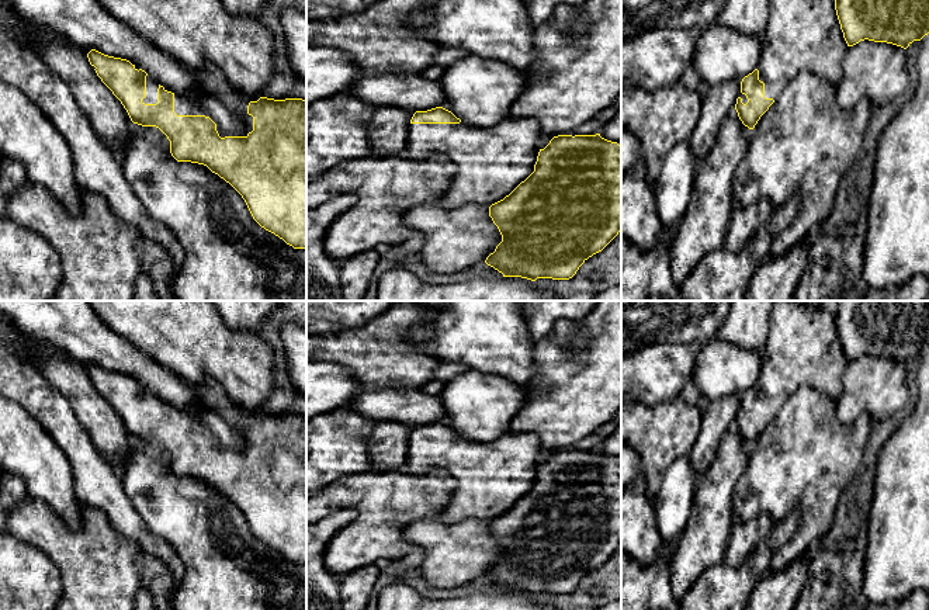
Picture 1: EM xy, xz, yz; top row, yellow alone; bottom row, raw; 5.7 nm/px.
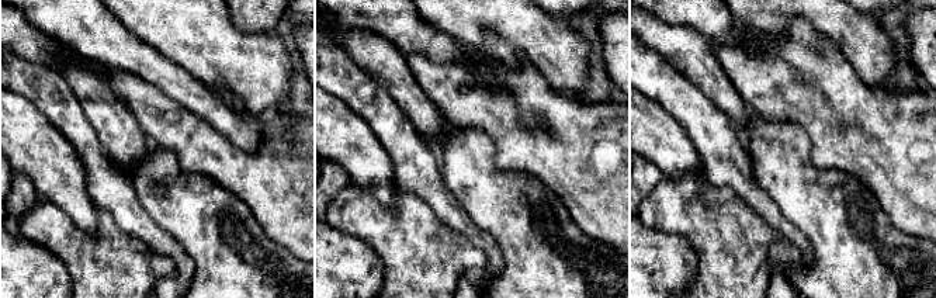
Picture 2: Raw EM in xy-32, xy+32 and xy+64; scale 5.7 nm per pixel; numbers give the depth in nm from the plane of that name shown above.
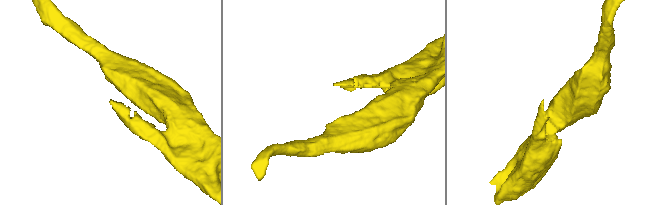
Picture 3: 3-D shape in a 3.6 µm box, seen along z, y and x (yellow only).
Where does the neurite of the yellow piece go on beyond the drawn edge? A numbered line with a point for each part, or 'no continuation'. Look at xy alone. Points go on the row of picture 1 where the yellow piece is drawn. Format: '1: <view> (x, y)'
1: xy (152, 86)

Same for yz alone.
1: yz (803, 35)

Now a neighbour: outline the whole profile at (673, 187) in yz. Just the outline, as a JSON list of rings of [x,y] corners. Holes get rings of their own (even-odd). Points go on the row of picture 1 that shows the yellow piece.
[[[689,142],[675,145],[665,157],[654,184],[662,226],[673,228],[684,216],[694,190],[697,164]]]

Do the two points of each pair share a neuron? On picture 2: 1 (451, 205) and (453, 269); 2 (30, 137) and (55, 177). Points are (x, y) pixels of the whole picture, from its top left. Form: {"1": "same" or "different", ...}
{"1": "different", "2": "same"}

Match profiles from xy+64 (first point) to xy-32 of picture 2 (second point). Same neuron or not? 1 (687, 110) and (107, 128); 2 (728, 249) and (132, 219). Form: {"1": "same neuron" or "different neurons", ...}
{"1": "different neurons", "2": "different neurons"}

